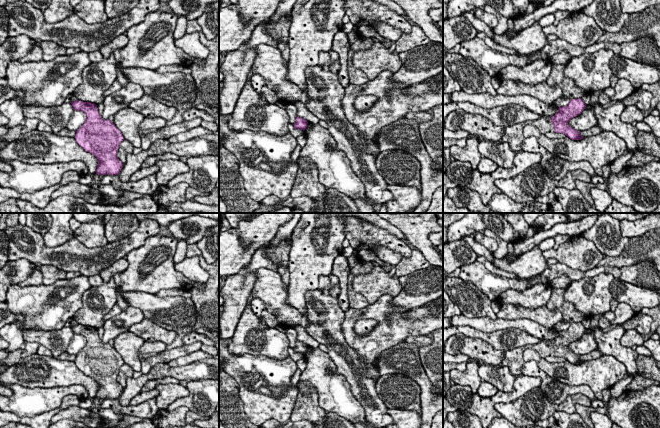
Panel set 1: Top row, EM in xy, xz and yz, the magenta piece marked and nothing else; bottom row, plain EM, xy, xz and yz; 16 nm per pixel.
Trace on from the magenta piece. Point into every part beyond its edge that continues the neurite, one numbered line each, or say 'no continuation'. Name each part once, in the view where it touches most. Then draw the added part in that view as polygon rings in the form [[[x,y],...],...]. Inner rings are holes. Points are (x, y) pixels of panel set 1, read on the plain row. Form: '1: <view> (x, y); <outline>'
1: yz (513, 360); [[[541,340],[537,344],[530,344],[508,350],[504,353],[504,361],[500,364],[501,366],[507,366],[510,372],[518,377],[522,373],[522,367],[525,363],[523,359],[523,352],[526,349],[533,349],[537,351],[542,358],[546,358],[553,354],[552,345],[547,344],[545,341]]]

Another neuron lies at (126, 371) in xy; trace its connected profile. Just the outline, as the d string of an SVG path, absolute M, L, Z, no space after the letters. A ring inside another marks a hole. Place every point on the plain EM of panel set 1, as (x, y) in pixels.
M124 363L117 376L118 383L125 388L126 387L126 379L133 376L133 369L126 363Z

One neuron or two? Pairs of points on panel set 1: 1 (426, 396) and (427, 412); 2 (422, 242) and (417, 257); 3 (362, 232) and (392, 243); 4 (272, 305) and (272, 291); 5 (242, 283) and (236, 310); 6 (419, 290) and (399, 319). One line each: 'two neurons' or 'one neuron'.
1: one neuron
2: two neurons
3: one neuron
4: one neuron
5: one neuron
6: two neurons

